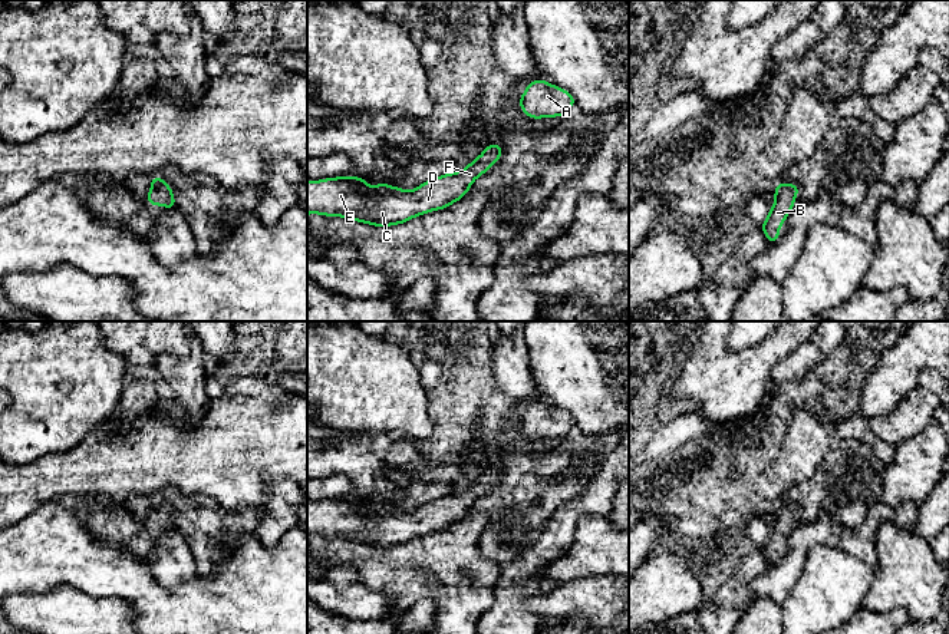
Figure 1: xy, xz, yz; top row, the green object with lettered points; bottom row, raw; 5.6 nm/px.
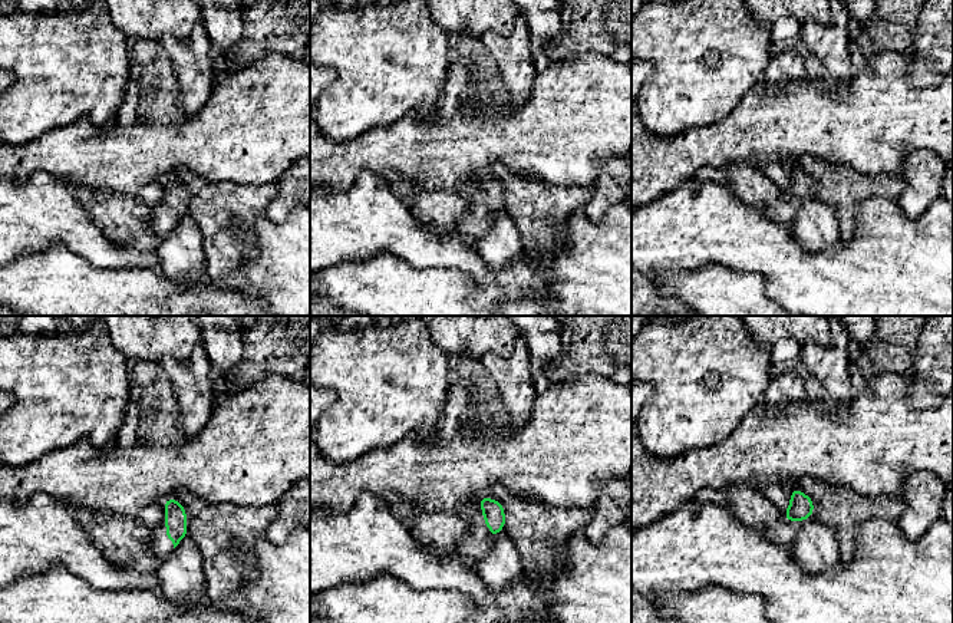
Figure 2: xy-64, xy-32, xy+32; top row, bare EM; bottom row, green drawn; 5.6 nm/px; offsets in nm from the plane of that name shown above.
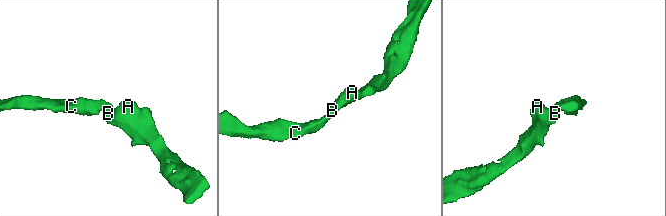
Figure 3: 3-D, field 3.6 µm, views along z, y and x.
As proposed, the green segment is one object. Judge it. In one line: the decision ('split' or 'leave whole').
leave whole

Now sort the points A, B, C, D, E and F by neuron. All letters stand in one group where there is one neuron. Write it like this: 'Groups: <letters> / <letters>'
Groups: A B C D E F

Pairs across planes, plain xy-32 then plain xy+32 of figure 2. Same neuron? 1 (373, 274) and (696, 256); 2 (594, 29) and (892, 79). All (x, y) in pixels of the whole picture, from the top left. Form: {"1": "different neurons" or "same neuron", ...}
{"1": "different neurons", "2": "different neurons"}

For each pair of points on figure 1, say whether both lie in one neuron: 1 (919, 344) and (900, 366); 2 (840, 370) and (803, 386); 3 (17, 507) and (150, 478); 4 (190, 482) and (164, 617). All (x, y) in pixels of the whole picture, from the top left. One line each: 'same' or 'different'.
1: same
2: same
3: same
4: different

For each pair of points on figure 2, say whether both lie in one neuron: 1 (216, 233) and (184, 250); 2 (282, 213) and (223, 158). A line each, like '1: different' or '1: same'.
1: different
2: different

